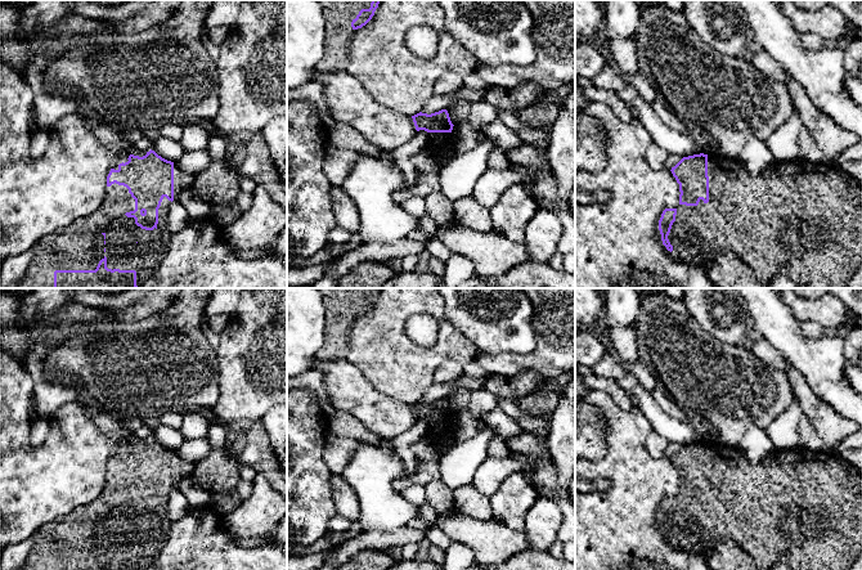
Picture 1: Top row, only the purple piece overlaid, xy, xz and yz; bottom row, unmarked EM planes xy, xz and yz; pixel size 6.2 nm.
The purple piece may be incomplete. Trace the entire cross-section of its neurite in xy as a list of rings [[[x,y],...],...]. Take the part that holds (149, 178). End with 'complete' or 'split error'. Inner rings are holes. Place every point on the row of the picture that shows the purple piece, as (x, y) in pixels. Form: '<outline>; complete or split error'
[[[152,149],[143,157],[130,154],[111,169],[105,199],[95,212],[36,242],[35,255],[17,288],[136,288],[165,259],[171,239],[167,221],[170,203],[179,201],[179,193],[192,184],[193,176]]]; split error

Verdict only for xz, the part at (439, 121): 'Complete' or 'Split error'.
Split error

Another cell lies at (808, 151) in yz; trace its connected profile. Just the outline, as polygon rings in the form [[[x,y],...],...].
[[[803,126],[798,133],[799,157],[812,163],[822,162],[822,152],[816,145],[809,131]]]

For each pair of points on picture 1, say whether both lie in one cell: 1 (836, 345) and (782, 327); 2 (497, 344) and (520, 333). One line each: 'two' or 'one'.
1: one
2: one

